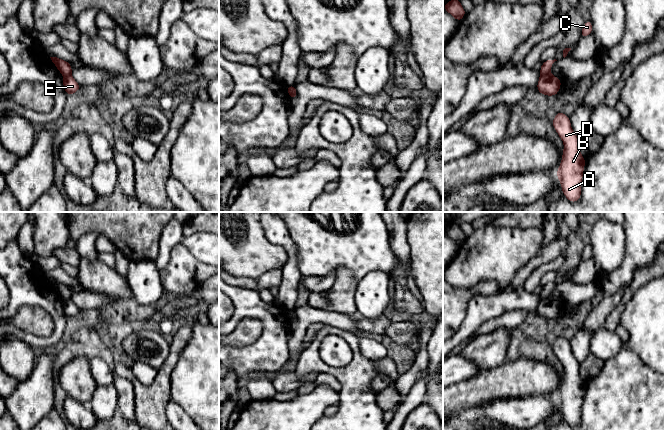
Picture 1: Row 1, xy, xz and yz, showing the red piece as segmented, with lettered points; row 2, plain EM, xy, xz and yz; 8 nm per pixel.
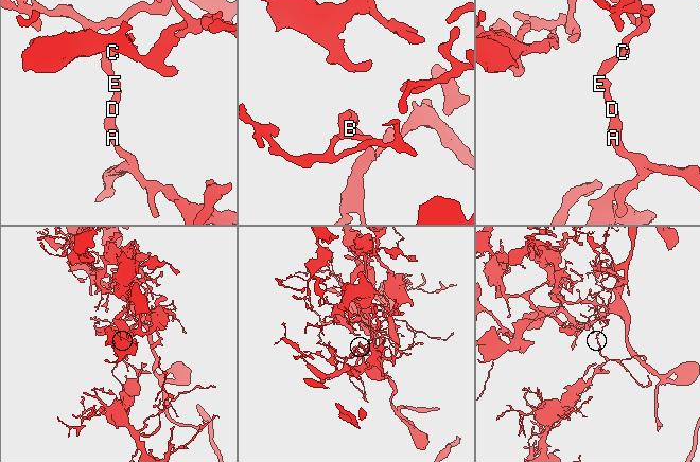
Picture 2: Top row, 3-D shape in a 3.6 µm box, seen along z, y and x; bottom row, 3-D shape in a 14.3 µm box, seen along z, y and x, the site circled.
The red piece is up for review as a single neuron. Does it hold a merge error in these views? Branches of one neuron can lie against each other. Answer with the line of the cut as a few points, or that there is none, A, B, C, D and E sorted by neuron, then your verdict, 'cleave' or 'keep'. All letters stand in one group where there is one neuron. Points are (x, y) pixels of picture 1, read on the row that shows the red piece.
cut yz (549, 72), (541, 75); groups A B D E / C; cleave

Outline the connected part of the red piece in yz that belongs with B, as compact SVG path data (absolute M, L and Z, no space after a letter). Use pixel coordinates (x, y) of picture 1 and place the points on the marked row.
M558 112L552 124L564 143L562 161L557 170L562 192L570 202L577 202L581 196L581 182L585 158L580 153L580 139L572 130L570 118Z

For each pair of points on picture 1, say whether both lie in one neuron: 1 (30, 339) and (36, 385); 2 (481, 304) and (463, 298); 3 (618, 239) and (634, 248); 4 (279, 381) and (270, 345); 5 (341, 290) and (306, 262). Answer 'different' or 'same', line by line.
1: different
2: different
3: different
4: different
5: different

